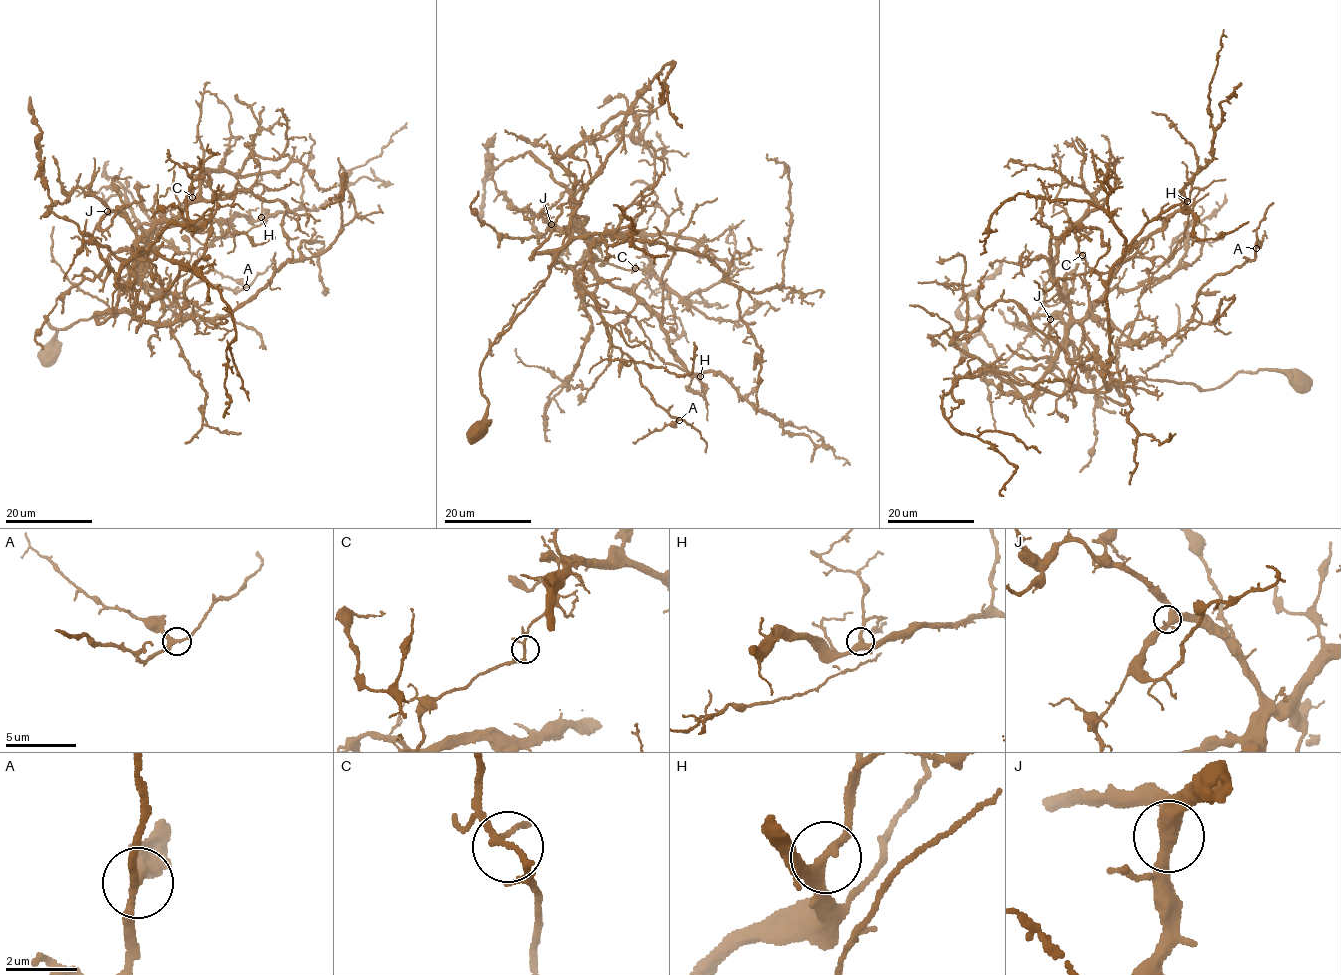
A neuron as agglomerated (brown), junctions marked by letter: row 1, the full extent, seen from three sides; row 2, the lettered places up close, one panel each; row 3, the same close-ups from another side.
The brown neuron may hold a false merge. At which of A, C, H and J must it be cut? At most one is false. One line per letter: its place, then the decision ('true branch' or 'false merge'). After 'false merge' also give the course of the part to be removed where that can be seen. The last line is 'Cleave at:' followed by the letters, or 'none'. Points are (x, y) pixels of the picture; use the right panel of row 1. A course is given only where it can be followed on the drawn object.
A: place (1256, 248); true branch
C: place (1082, 255); false merge; course (1082, 255), (1115, 350), (1109, 388), (1107, 284), (1126, 248), (1102, 209), (1016, 194), (981, 255)
H: place (1187, 201); true branch
J: place (1050, 319); true branch
Cleave at: C

